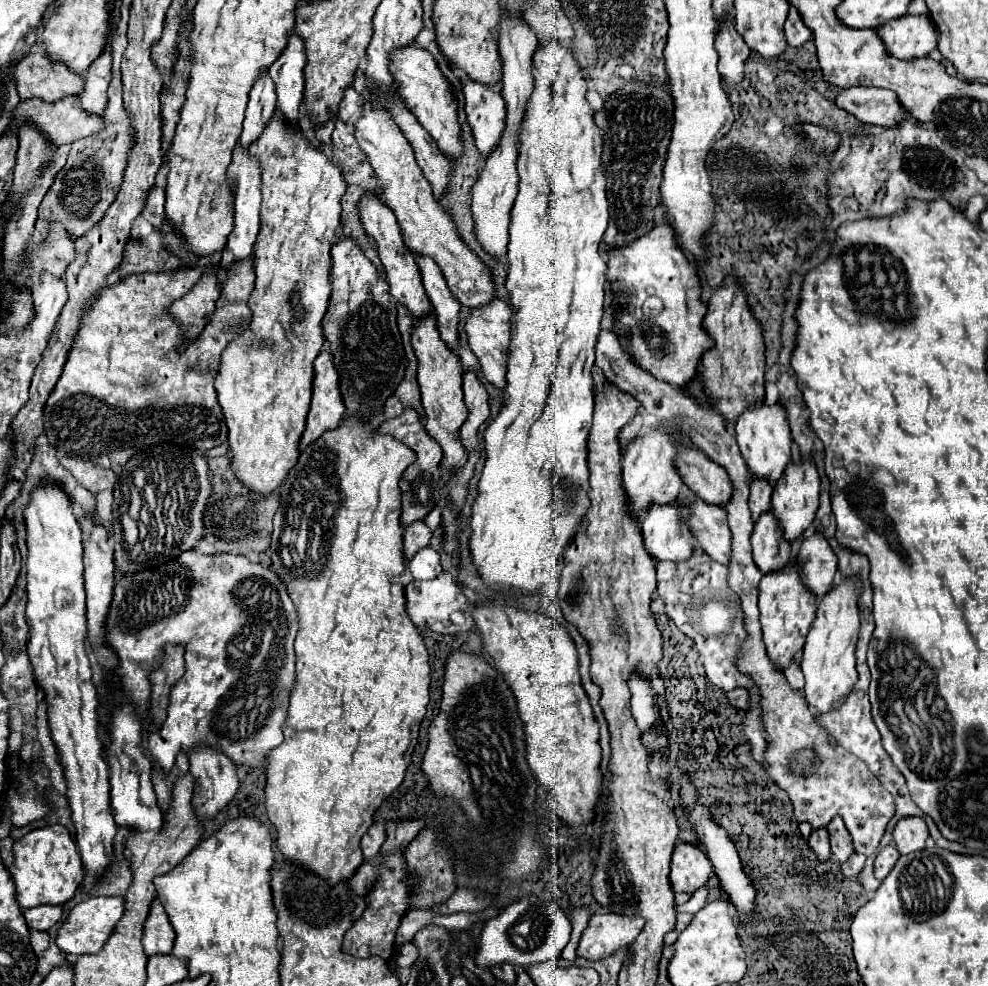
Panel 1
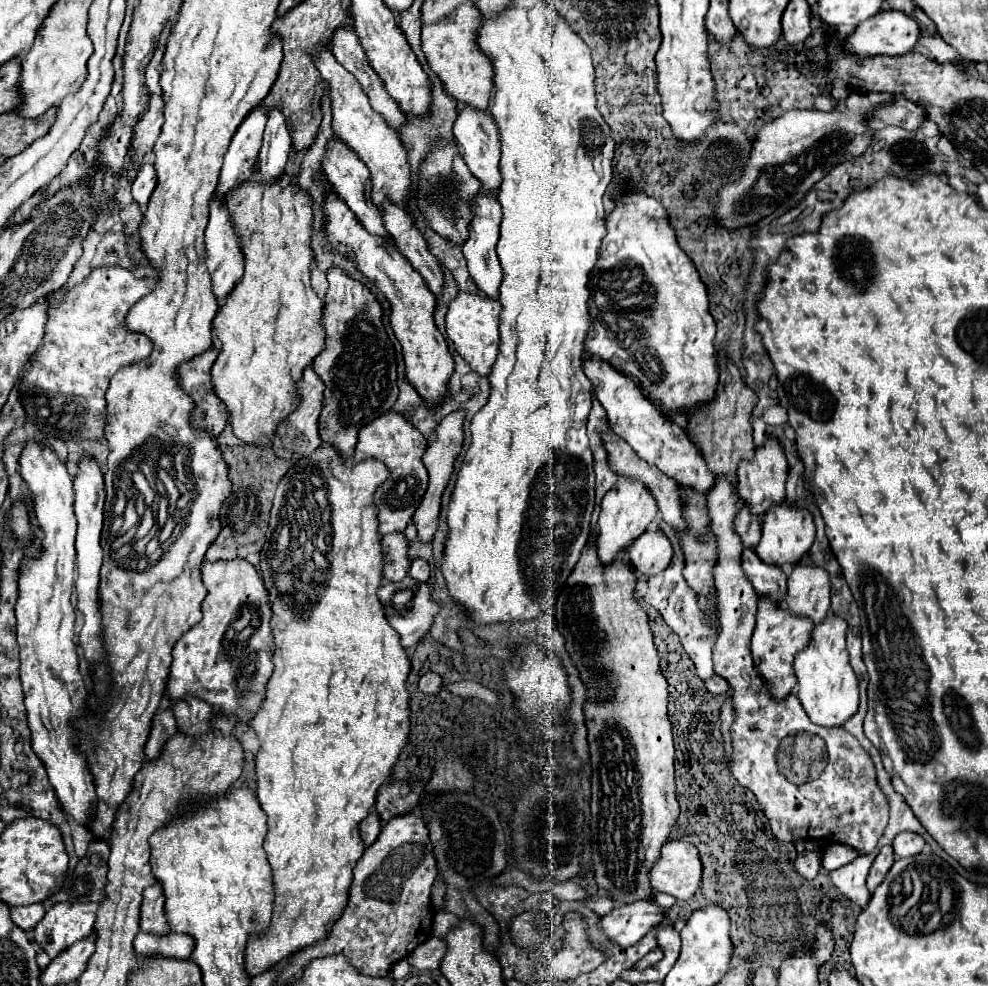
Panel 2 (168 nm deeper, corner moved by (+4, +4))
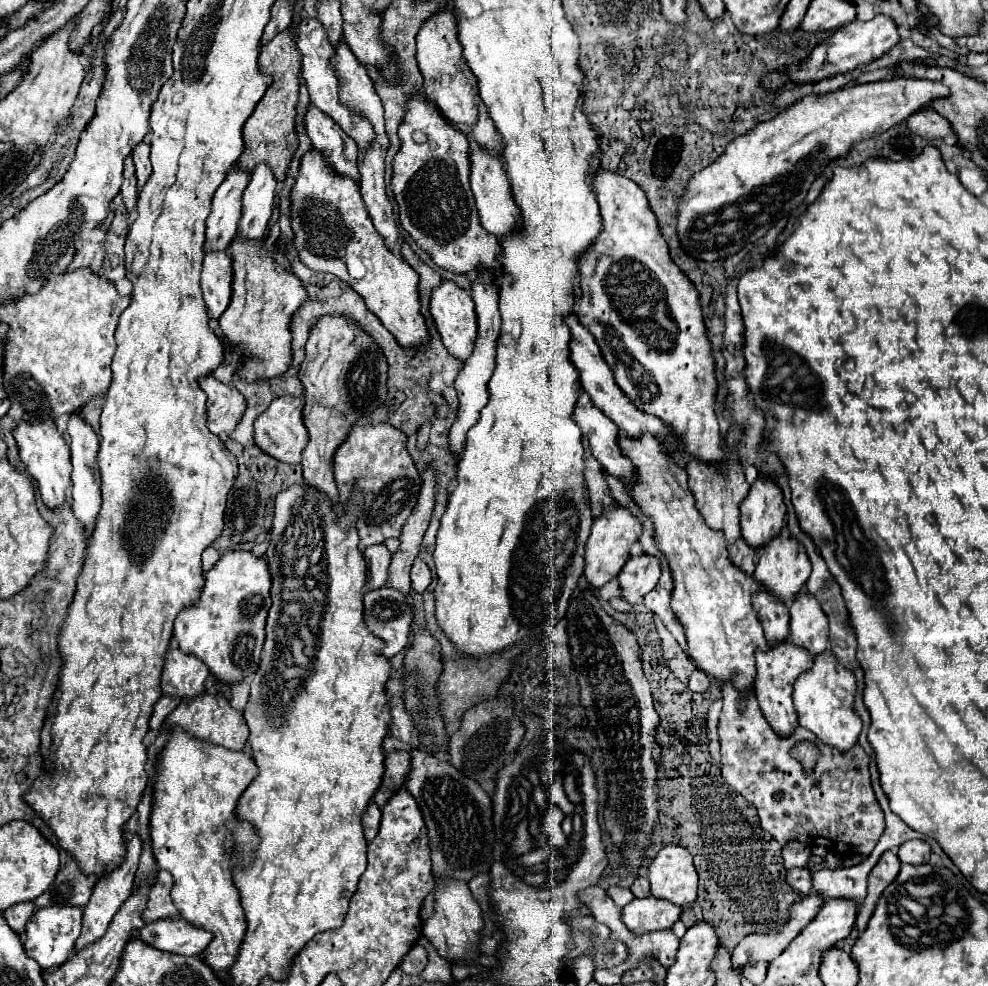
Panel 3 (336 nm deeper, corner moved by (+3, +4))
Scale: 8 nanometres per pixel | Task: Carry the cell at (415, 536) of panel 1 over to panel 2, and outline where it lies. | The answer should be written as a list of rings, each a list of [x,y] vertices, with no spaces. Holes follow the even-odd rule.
[[[401,532],[385,534],[381,538],[381,548],[383,548],[383,578],[391,582],[399,582],[407,576],[409,570],[409,560],[407,560],[407,542]]]

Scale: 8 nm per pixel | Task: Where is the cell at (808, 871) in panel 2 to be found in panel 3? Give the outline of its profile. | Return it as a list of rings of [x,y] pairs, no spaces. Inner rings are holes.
[[[806,866],[804,868],[792,868],[792,870],[788,870],[786,880],[788,880],[788,884],[792,888],[802,890],[804,894],[808,894],[810,888],[812,888],[812,872]]]

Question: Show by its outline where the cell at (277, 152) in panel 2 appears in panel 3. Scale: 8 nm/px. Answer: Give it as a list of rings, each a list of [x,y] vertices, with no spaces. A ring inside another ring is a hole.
[[[260,162],[252,170],[252,178],[248,188],[244,190],[244,212],[240,218],[240,234],[248,238],[260,238],[268,226],[274,206],[278,180],[268,166],[268,162]]]

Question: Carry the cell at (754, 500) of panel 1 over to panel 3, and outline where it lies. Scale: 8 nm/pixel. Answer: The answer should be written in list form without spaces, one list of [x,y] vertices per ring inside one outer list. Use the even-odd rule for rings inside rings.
[[[744,540],[732,544],[728,550],[730,550],[730,558],[736,562],[736,566],[740,566],[744,572],[748,572],[752,576],[756,570],[756,554],[758,552],[752,546],[748,546]]]

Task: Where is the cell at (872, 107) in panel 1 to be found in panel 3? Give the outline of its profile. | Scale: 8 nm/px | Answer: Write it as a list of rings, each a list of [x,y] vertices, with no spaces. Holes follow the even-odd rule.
[[[926,108],[926,110],[918,110],[916,114],[910,114],[906,120],[906,128],[912,130],[914,134],[922,136],[922,138],[944,138],[948,134],[952,134],[950,122],[946,118],[942,118],[936,110]]]

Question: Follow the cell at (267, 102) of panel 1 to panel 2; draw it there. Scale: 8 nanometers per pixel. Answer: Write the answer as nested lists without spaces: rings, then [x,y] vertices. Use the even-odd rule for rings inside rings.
[[[259,106],[237,128],[231,140],[231,146],[225,154],[219,184],[215,190],[215,198],[219,198],[221,202],[225,202],[227,194],[235,186],[241,186],[241,182],[251,178],[253,168],[257,164],[257,154],[261,148],[265,122],[267,122],[267,112]]]

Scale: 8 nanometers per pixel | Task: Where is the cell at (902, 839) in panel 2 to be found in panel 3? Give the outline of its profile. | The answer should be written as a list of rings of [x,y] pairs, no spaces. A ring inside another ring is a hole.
[[[908,840],[900,846],[898,858],[908,864],[924,864],[930,856],[930,844],[924,840]]]

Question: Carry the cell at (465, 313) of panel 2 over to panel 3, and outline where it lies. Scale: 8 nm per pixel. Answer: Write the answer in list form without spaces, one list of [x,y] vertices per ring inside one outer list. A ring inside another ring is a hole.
[[[444,280],[444,284],[434,288],[434,292],[432,292],[430,312],[434,316],[436,328],[438,328],[440,336],[442,336],[442,342],[448,348],[448,352],[452,352],[452,356],[456,356],[458,360],[466,362],[472,356],[474,342],[478,338],[478,316],[476,316],[476,308],[474,308],[474,302],[472,302],[470,294],[464,292],[454,282]]]

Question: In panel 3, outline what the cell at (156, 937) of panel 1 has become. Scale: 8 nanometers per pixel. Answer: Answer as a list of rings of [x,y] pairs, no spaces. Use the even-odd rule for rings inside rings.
[[[160,870],[156,876],[156,884],[150,888],[150,896],[148,896],[148,904],[146,910],[142,914],[144,922],[156,922],[156,920],[166,920],[166,918],[178,918],[178,910],[174,908],[172,900],[170,900],[170,890],[172,890],[172,876],[166,870]]]

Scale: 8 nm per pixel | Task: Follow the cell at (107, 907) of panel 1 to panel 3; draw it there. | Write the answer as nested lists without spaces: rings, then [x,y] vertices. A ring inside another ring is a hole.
[[[80,906],[40,908],[28,920],[24,948],[30,954],[30,958],[34,958],[42,966],[42,970],[48,970],[52,966],[60,966],[70,958],[74,942],[80,936],[80,928],[82,928],[82,908]]]

